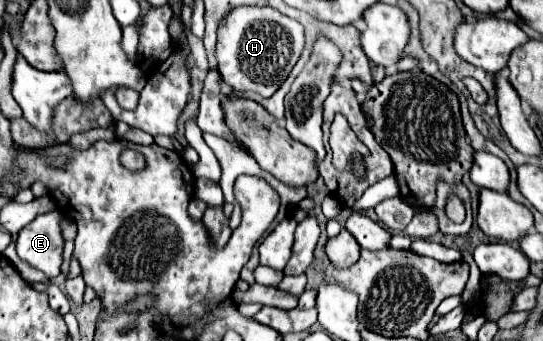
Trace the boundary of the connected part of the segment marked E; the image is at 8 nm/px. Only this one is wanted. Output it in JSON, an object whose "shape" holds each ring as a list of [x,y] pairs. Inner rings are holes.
{"shape":[[[51,210],[35,216],[17,236],[17,254],[33,268],[41,270],[47,278],[61,274],[63,234],[61,234],[61,212]]]}

